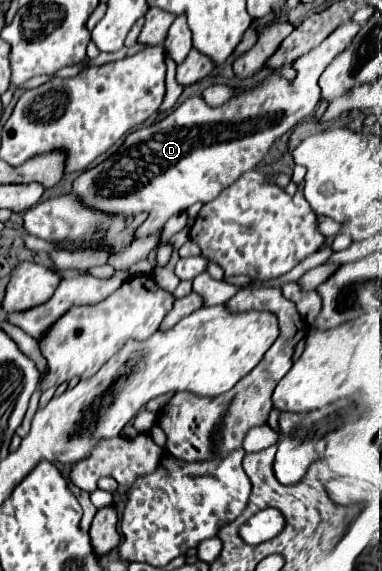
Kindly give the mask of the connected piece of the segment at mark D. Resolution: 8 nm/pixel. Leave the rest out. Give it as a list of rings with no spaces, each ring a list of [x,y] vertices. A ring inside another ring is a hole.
[[[347,21],[317,49],[301,55],[295,61],[295,81],[269,75],[257,89],[235,95],[221,107],[209,107],[201,97],[187,99],[163,121],[127,135],[115,155],[75,179],[73,193],[89,201],[95,209],[105,209],[105,213],[129,213],[129,217],[133,217],[133,213],[147,211],[149,217],[141,229],[137,229],[137,237],[161,231],[173,213],[189,209],[199,201],[213,201],[223,189],[233,185],[241,173],[251,171],[265,157],[275,139],[313,113],[319,101],[317,79],[333,57],[347,49],[357,31],[359,25]]]

